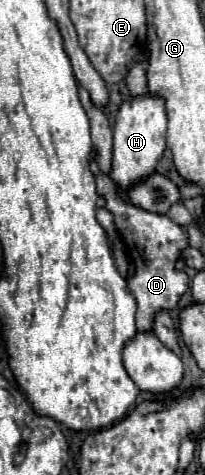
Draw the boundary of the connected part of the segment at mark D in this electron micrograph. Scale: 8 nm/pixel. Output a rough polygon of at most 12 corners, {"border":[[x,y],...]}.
{"border":[[91,161],[97,193],[137,267],[137,329],[189,287],[185,227],[131,205]]}

